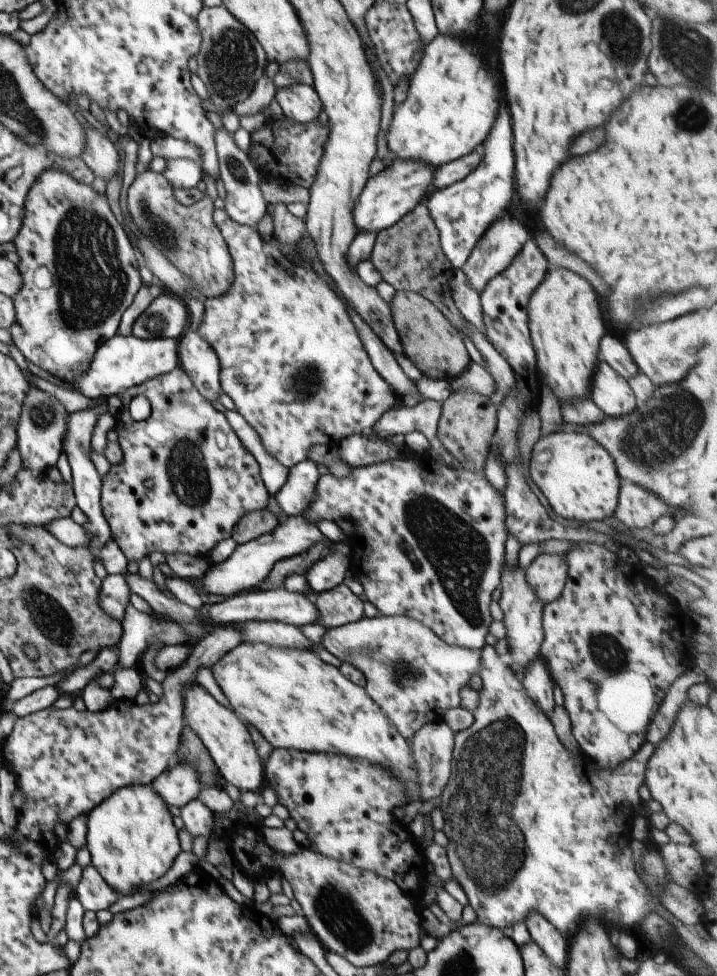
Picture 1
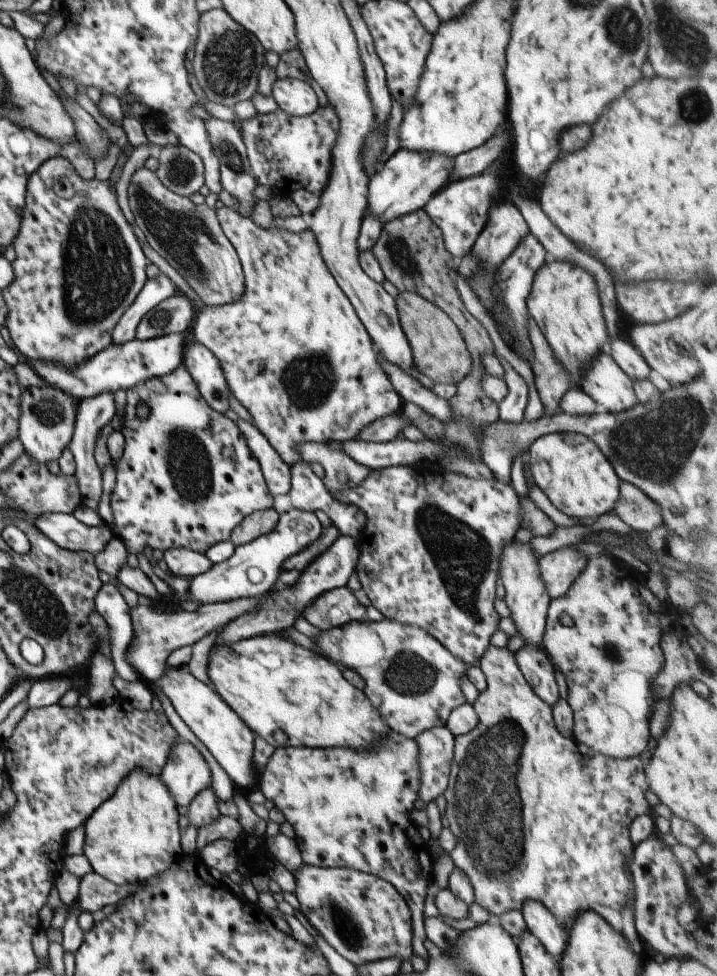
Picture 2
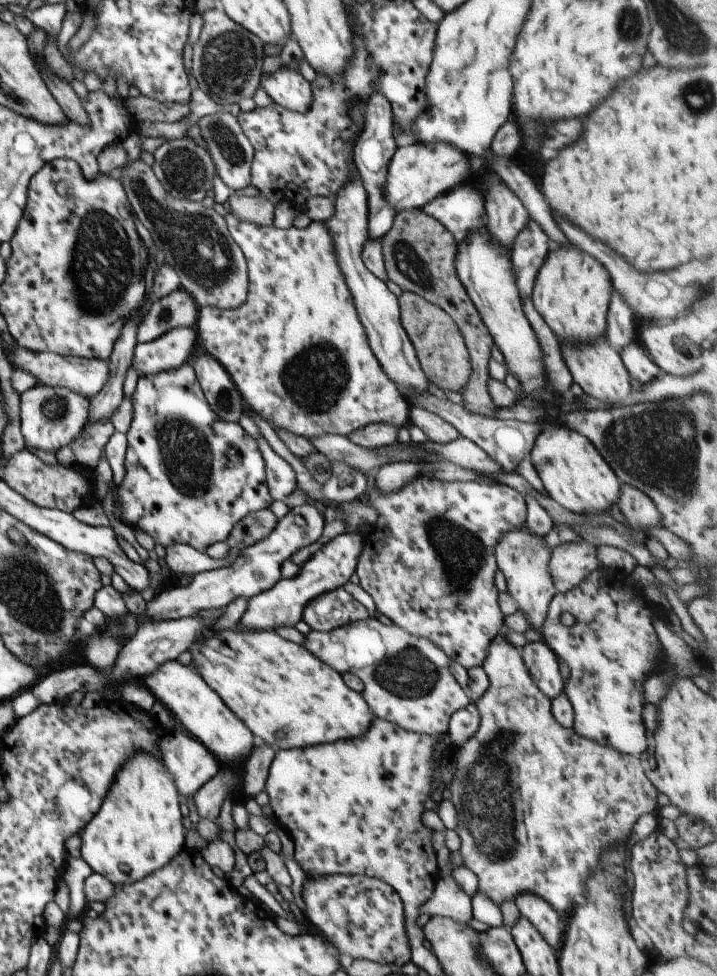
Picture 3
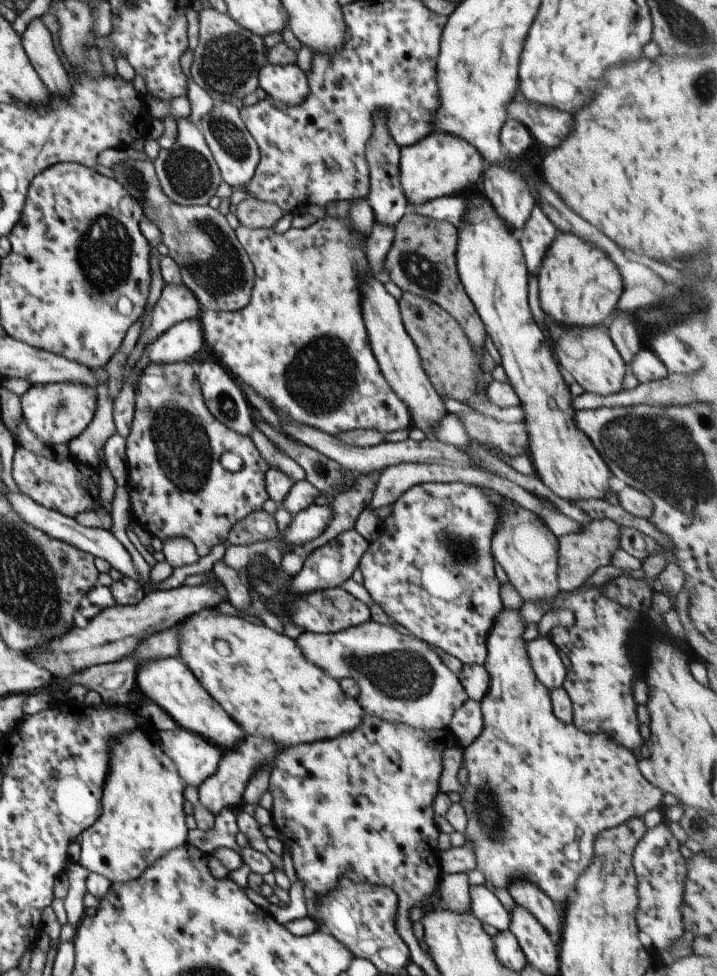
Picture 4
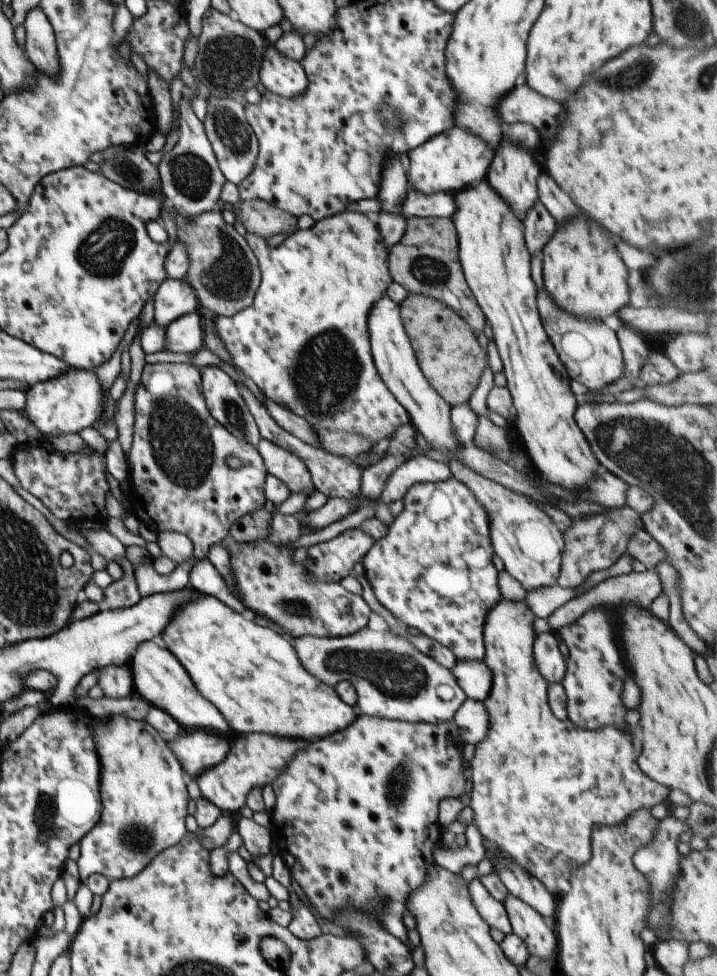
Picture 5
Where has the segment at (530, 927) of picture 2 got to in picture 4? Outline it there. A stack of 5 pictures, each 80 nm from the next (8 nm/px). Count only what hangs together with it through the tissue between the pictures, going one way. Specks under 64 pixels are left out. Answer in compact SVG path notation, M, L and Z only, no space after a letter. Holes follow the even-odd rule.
M525 879L511 881L506 889L514 900L514 904L529 911L558 946L562 925L560 908L540 888Z

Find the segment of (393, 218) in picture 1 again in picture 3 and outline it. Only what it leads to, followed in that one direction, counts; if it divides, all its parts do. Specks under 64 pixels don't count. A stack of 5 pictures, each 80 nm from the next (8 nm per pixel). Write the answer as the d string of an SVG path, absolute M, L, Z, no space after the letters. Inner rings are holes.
M409 141L397 148L388 165L383 194L386 201L397 211L420 209L437 195L447 193L466 184L470 175L469 162L463 152L451 148L451 144ZM411 144L411 146L409 146Z

